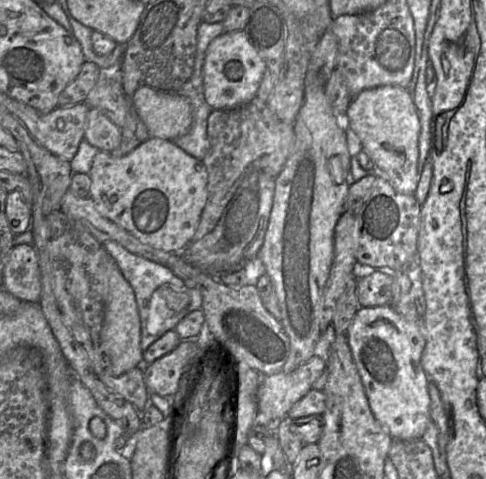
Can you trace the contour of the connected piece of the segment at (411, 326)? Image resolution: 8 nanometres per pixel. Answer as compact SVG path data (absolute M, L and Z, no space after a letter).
M391 305L359 307L348 328L347 338L374 417L393 439L421 439L432 421L428 390L431 380L421 365L426 340L418 323L406 320Z

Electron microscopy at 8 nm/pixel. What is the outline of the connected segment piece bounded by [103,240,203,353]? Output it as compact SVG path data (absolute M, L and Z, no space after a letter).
M113 240L105 241L103 246L113 257L135 293L141 324L140 345L143 353L164 333L174 330L175 326L187 314L202 309L203 298L201 291L195 287L188 287L168 267L133 254Z

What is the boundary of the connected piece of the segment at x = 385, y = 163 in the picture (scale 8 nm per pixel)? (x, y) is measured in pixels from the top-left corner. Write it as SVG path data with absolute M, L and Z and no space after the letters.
M394 85L378 86L366 89L354 96L343 116L345 127L351 130L359 139L363 150L372 159L375 169L379 169L398 192L414 195L418 185L418 158L420 120L408 89Z

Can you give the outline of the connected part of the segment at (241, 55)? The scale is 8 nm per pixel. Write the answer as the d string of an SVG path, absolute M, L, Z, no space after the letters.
M244 30L219 35L208 46L202 69L207 103L213 109L232 109L250 103L257 96L265 67Z

